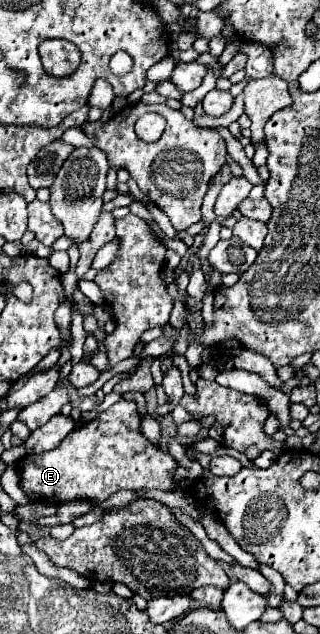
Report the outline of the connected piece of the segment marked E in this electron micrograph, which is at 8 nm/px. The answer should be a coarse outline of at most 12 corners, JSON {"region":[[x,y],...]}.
{"region":[[135,401],[19,461],[47,503],[173,491],[177,461],[141,435]]}

